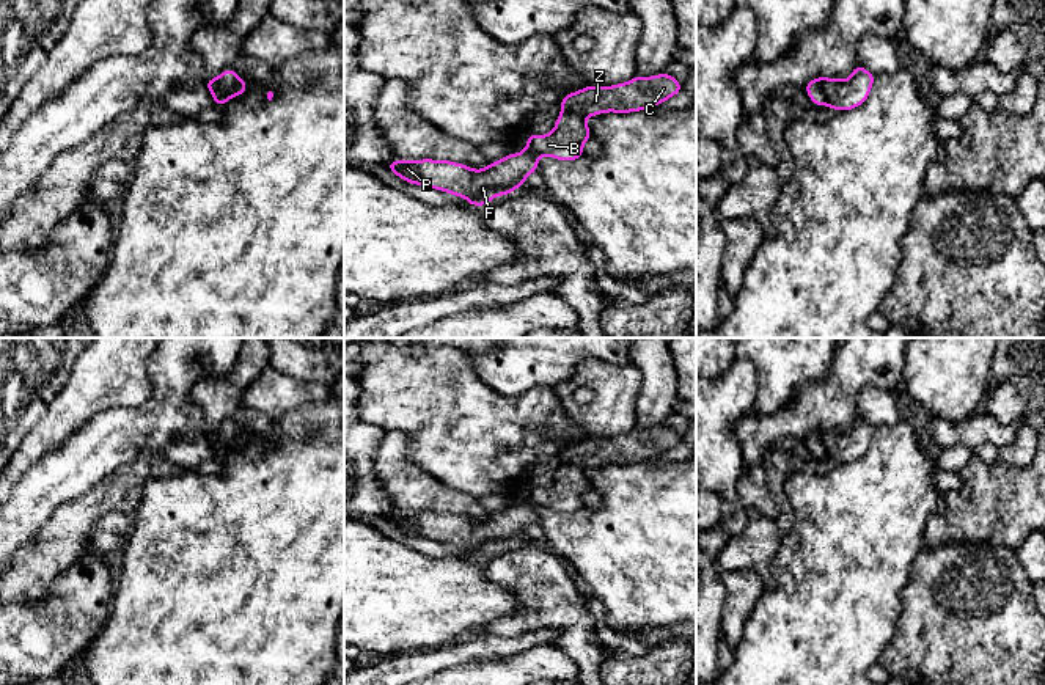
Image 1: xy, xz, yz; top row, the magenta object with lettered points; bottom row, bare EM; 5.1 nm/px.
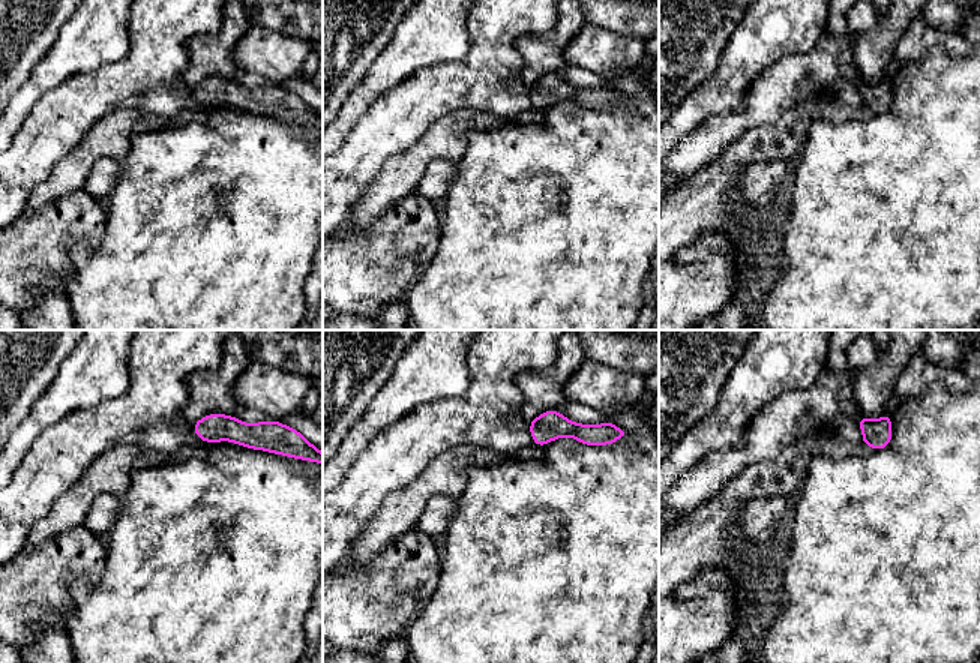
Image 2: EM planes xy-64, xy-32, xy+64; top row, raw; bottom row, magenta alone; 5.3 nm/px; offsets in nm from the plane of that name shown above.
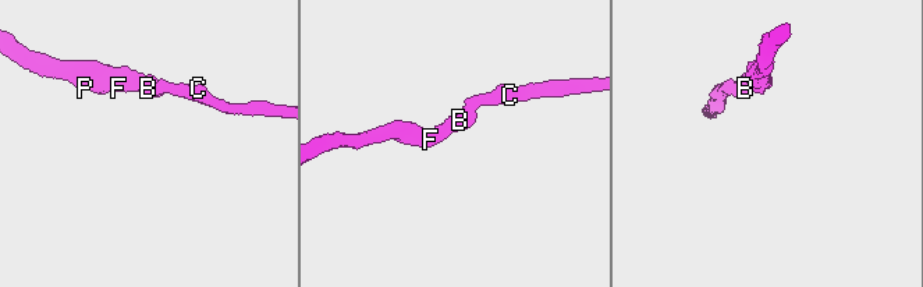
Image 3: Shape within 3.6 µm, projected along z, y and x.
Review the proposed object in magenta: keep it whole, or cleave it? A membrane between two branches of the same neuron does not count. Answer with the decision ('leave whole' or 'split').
leave whole

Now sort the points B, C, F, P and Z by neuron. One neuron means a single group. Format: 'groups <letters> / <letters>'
groups B C F P Z

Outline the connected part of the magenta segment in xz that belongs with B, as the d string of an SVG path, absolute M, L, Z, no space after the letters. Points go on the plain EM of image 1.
M665 426L633 429L613 438L585 438L561 451L561 465L555 481L547 487L528 485L526 500L519 506L471 522L464 515L423 511L418 514L396 512L387 518L404 533L464 548L471 558L486 558L500 547L512 545L525 536L528 526L537 523L537 511L550 507L556 512L577 512L583 507L585 493L592 489L586 478L588 468L616 463L629 465L654 460L677 446L682 437Z

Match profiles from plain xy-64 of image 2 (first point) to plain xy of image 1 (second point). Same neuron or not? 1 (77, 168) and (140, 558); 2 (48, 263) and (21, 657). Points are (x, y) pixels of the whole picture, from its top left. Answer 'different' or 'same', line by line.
1: different
2: same

